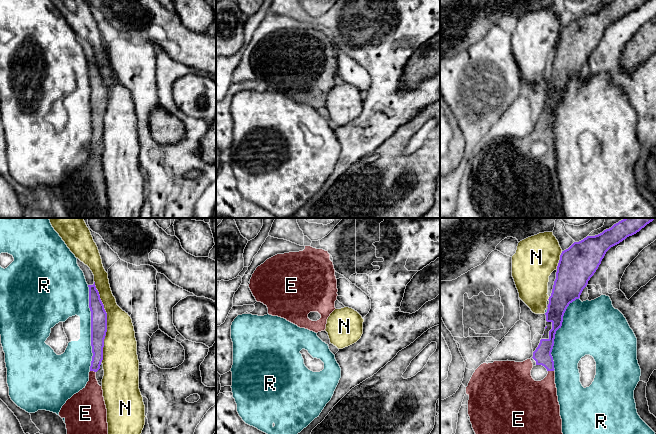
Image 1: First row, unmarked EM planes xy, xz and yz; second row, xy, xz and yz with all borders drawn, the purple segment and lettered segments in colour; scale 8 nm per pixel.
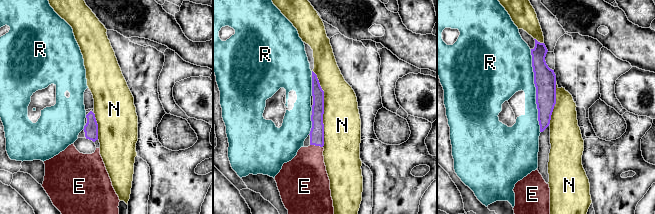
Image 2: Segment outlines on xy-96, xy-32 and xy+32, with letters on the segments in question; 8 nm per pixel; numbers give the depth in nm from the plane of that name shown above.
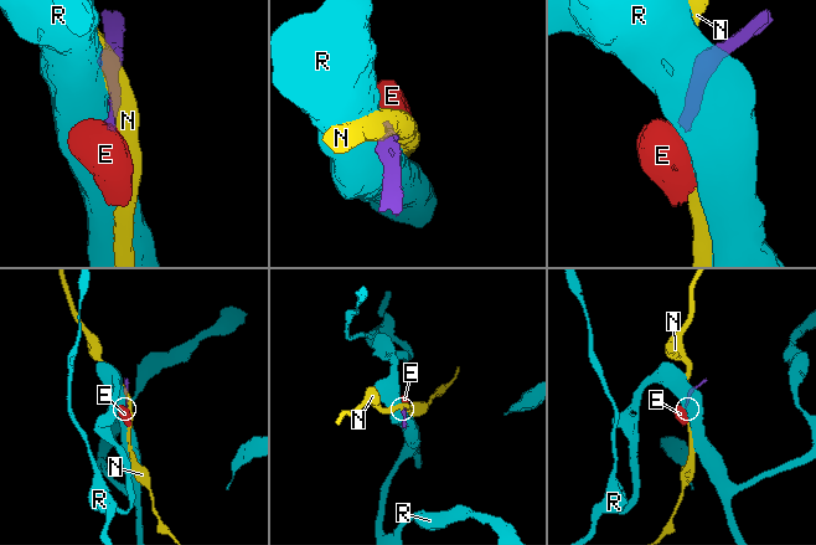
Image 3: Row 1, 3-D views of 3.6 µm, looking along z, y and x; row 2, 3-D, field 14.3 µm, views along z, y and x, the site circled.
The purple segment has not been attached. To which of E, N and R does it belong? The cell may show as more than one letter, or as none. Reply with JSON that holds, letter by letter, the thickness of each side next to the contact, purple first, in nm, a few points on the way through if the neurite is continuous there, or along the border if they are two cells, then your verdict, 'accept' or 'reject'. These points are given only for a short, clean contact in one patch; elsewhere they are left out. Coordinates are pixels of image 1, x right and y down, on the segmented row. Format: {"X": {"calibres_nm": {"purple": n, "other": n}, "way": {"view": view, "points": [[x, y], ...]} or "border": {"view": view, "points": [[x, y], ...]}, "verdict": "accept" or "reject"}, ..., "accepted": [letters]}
{"E": {"calibres_nm": {"purple": 110, "other": 220}, "way": {"view": "xy", "points": [[97, 340], [97, 359], [93, 370], [90, 401]]}, "verdict": "accept"}, "N": {"calibres_nm": {"purple": 130, "other": 280}, "verdict": "reject"}, "R": {"calibres_nm": {"purple": 130, "other": 220}, "verdict": "reject"}, "accepted": ["E"]}

